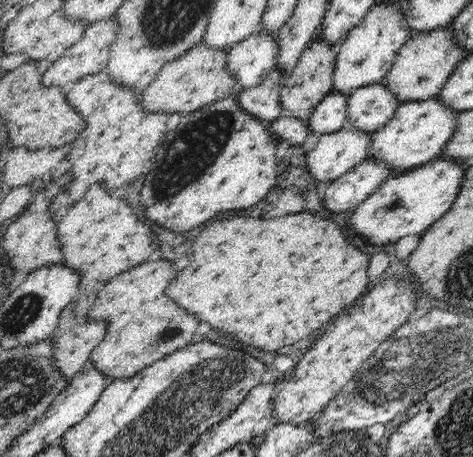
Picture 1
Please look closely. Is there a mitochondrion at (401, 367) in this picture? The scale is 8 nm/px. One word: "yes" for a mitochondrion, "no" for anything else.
yes

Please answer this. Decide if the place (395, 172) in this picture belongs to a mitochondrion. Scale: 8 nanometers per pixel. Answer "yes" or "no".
no

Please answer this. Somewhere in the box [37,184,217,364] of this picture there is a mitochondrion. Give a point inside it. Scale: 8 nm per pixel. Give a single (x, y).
(166, 335)

